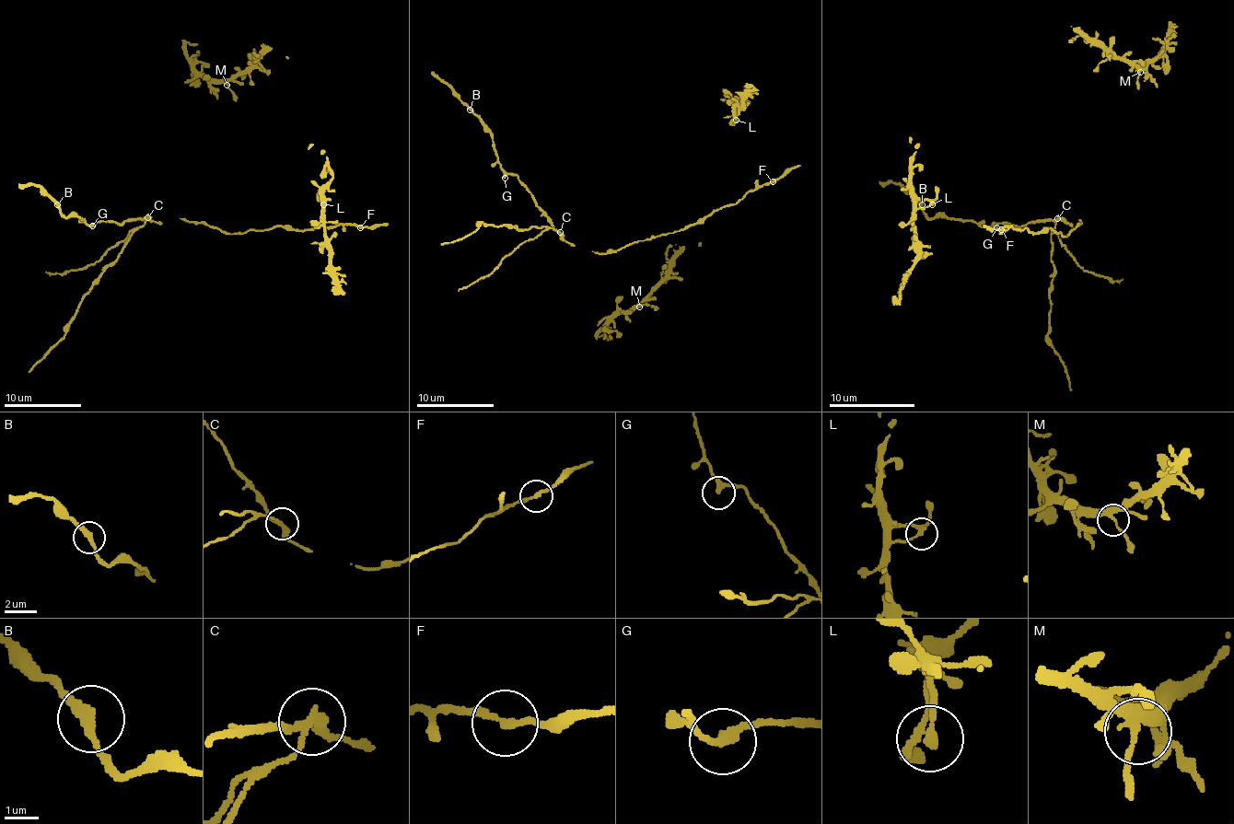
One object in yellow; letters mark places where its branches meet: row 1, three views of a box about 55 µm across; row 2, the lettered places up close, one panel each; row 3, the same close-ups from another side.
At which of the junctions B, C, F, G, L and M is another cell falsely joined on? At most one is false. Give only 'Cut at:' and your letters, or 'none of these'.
Cut at: C

